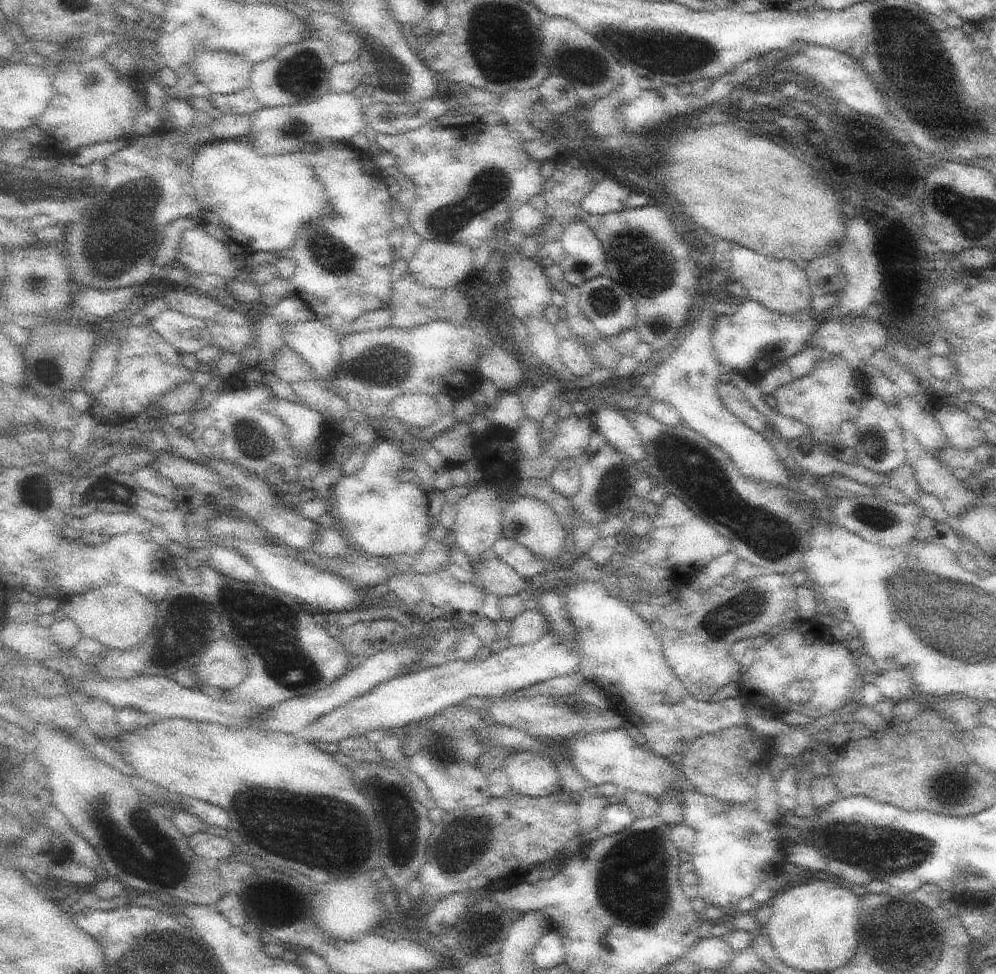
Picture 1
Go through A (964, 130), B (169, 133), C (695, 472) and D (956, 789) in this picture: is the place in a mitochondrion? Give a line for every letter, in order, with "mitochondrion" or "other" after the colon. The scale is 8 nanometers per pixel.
A: mitochondrion
B: other
C: mitochondrion
D: mitochondrion

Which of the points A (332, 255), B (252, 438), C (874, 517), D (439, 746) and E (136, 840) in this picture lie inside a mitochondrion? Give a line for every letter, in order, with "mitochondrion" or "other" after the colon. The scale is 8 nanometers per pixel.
A: mitochondrion
B: mitochondrion
C: mitochondrion
D: mitochondrion
E: mitochondrion

